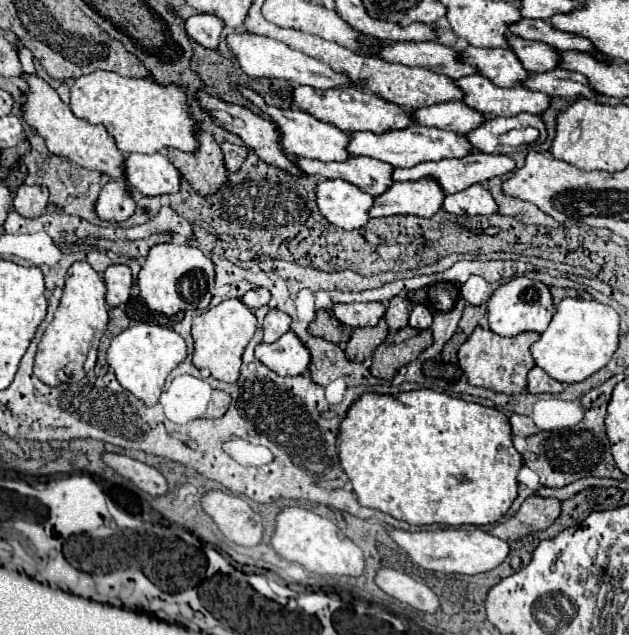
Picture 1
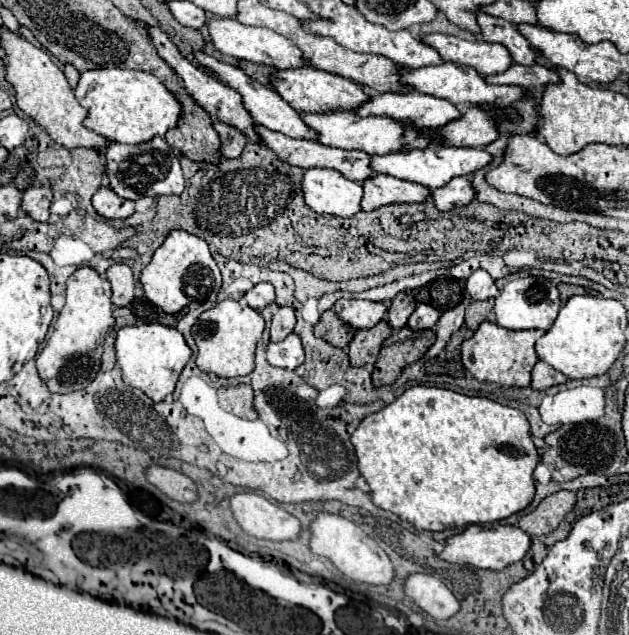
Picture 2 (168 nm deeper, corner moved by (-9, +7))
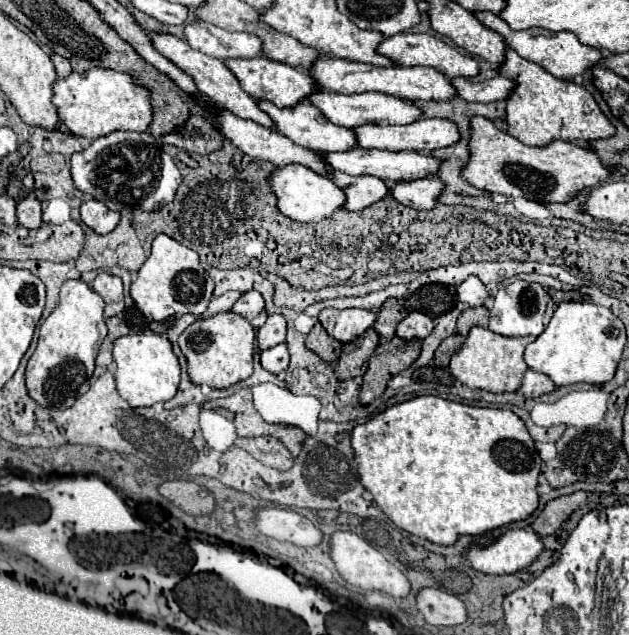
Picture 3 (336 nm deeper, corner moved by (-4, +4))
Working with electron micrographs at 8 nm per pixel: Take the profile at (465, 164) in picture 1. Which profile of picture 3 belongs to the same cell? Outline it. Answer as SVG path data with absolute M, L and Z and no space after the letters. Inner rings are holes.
M349 149L349 151L339 151L339 153L321 153L323 161L327 161L329 169L335 171L343 171L347 175L373 175L379 177L381 181L385 181L387 185L393 185L397 181L409 181L409 179L423 179L429 175L435 175L439 161L423 155L423 153L415 153L415 151L401 151L401 153L389 153L389 151L377 151L377 149Z

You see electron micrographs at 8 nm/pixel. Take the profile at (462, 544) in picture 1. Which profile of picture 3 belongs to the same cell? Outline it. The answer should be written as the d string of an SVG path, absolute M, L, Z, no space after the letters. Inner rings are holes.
M509 529L493 545L467 551L473 569L489 575L509 575L531 565L543 551L543 541L533 529Z

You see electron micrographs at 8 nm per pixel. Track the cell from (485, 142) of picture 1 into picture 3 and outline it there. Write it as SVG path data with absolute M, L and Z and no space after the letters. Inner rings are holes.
M419 119L419 121L413 121L411 125L359 125L359 127L353 127L353 133L355 133L355 139L357 139L357 145L363 147L363 149L383 149L383 151L393 151L393 153L399 153L399 151L417 151L417 153L429 153L433 149L439 149L439 147L449 147L449 145L455 145L457 139L459 139L459 133L457 133L457 127L453 121L447 121L447 119Z

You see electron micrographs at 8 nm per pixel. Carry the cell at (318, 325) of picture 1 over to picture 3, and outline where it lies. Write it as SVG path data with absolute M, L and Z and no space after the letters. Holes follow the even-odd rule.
M315 323L315 327L311 329L311 333L305 339L305 345L309 351L317 353L323 361L327 363L335 363L341 355L341 343L335 341L333 337L327 335L327 331L321 327L321 323Z

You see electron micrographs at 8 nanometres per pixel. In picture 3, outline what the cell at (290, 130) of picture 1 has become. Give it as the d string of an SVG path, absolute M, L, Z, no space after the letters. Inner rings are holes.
M151 31L149 37L151 37L153 47L155 47L163 57L167 57L173 65L177 65L183 73L187 73L187 75L195 81L195 85L197 85L197 89L199 89L201 95L205 95L207 99L211 99L211 101L217 103L219 107L227 107L231 113L235 113L235 115L241 117L241 119L255 121L255 123L259 123L259 125L263 125L263 127L269 127L269 129L275 127L273 121L269 119L269 115L263 113L263 111L259 111L257 101L241 89L239 81L237 81L235 75L223 65L223 61L219 61L219 59L215 59L215 57L209 57L209 55L205 55L205 53L201 53L201 51L191 49L183 39L175 37L175 35L171 35L171 33Z

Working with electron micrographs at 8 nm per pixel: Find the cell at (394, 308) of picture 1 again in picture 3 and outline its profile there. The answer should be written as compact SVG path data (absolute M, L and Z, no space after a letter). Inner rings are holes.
M387 299L383 303L383 307L379 309L379 315L377 315L373 329L377 331L379 337L389 341L395 335L395 329L403 317L405 317L405 307L399 305L397 299Z

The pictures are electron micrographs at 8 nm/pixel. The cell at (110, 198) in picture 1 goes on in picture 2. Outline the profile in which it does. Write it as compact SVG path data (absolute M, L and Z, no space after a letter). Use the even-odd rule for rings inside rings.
M102 186L94 194L92 206L104 218L128 218L134 214L134 202L120 198L110 186Z

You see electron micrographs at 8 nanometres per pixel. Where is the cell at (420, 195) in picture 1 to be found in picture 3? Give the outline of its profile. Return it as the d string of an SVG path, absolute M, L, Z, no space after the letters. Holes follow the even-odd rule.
M333 171L331 181L335 181L335 185L339 185L339 189L345 191L347 201L345 201L343 209L347 209L347 211L361 211L389 195L389 187L383 181L379 181L377 177L369 177L369 175L351 177L347 173Z

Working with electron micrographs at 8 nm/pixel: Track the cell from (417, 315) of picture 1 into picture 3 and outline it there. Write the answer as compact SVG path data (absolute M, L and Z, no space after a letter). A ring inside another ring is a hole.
M413 311L409 313L399 325L397 325L397 335L401 339L419 339L423 341L431 331L433 331L433 321L429 315L425 313L419 313L419 311Z

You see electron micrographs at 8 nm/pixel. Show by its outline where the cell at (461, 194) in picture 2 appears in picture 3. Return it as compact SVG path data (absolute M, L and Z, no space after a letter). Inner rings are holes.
M425 177L423 181L399 181L399 185L391 187L389 195L411 209L427 211L435 207L441 191L443 183L437 177Z

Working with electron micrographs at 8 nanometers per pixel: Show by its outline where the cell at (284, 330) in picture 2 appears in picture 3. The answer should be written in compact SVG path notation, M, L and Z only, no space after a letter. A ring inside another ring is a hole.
M269 315L267 323L257 331L257 345L259 349L271 349L279 343L285 343L285 317L283 315Z

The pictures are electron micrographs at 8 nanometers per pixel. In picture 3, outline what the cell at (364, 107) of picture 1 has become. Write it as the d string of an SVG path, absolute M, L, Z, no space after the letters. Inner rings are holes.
M253 57L253 59L225 59L223 61L227 69L237 77L241 83L241 89L249 93L255 99L267 99L275 103L277 107L293 107L299 101L303 101L307 95L317 91L315 81L309 77L307 71L299 67L291 67L279 61L271 61L267 57Z

